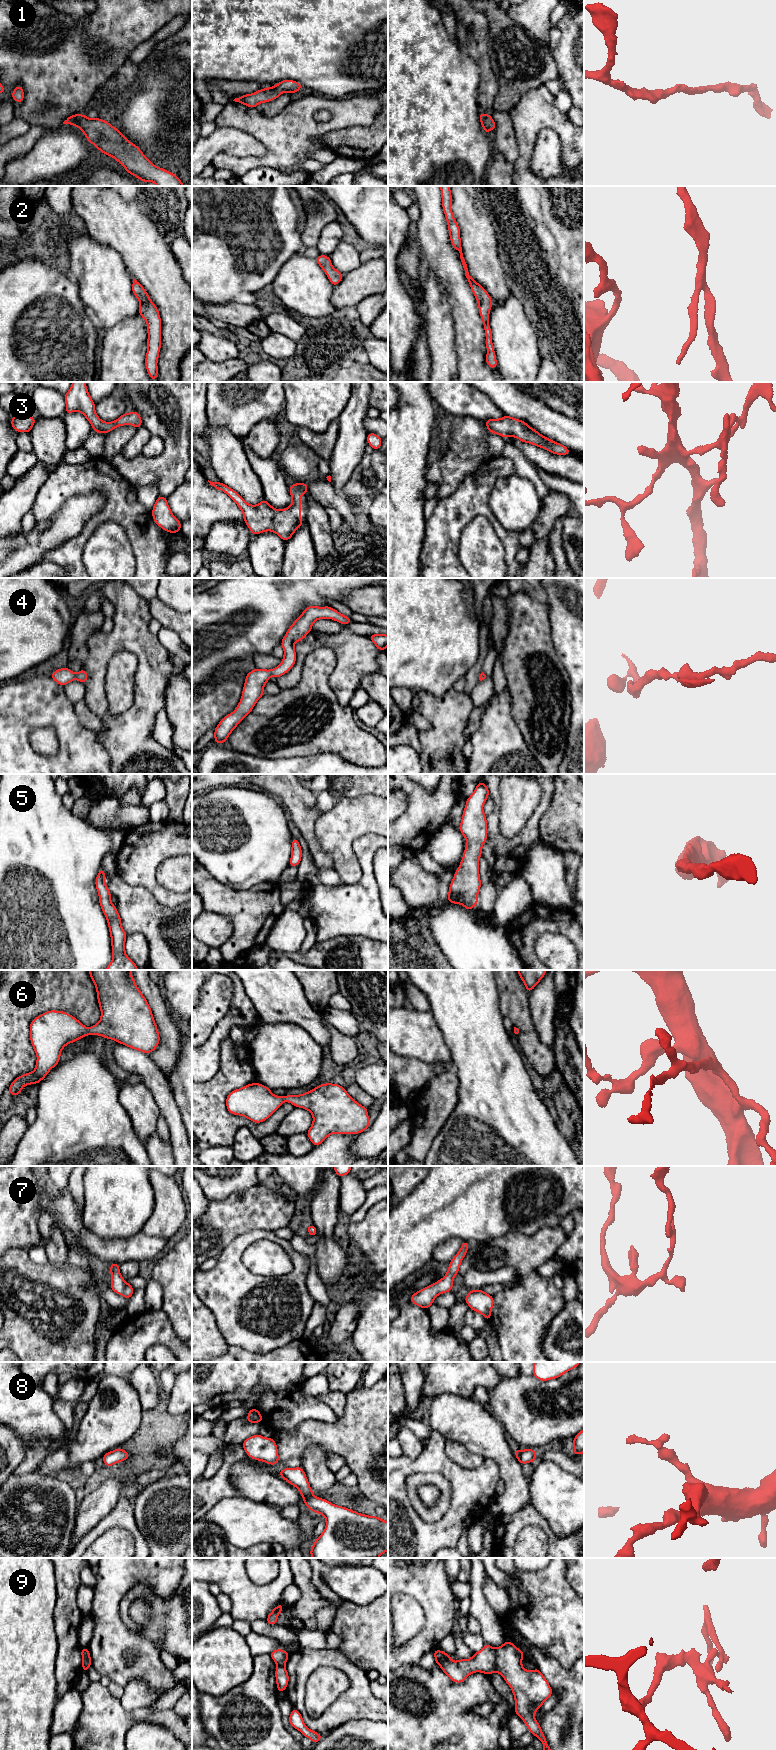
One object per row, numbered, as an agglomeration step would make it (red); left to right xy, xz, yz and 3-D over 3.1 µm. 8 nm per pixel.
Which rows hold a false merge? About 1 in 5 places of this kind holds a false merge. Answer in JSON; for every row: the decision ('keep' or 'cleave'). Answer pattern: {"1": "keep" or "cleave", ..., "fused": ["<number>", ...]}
{"1": "keep", "2": "keep", "3": "keep", "4": "keep", "5": "keep", "6": "keep", "7": "keep", "8": "keep", "9": "cleave", "fused": ["9"]}

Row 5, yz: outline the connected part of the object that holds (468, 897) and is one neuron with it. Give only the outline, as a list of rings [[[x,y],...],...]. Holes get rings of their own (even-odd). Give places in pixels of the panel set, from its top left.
[[[477,783],[475,791],[466,799],[459,827],[467,844],[461,863],[450,883],[447,900],[453,904],[462,904],[467,910],[477,905],[481,888],[479,858],[488,835],[483,805],[488,797],[489,789],[486,783]]]

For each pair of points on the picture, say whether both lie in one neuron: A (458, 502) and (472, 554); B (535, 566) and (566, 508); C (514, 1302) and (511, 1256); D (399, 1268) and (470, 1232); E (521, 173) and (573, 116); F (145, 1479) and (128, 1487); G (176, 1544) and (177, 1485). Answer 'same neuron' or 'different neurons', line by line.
A: different neurons
B: same neuron
C: same neuron
D: same neuron
E: different neurons
F: same neuron
G: same neuron

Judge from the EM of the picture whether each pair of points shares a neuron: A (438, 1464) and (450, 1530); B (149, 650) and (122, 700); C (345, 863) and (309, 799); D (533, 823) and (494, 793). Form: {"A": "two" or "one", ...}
{"A": "one", "B": "two", "C": "two", "D": "one"}

